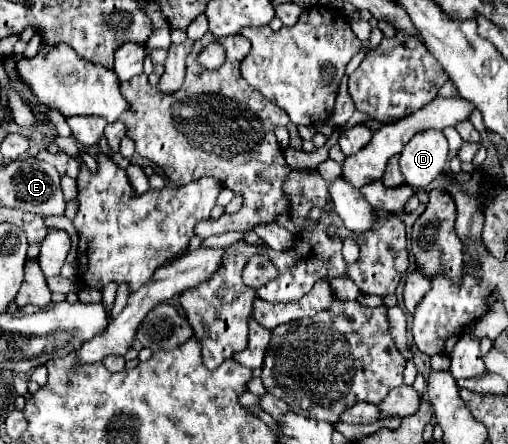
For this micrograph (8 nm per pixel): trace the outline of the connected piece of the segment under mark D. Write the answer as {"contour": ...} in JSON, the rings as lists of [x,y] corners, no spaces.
{"contour":[[[421,132],[413,136],[399,154],[399,168],[405,184],[415,188],[429,186],[447,164],[447,140],[443,132]]]}

